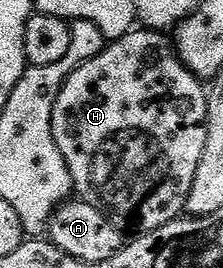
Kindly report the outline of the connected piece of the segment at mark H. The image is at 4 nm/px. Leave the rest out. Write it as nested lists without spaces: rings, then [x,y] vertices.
[[[135,28],[123,38],[112,41],[97,56],[93,56],[93,60],[81,64],[81,68],[71,73],[69,80],[65,80],[53,108],[53,136],[57,148],[61,148],[61,156],[65,156],[74,193],[82,201],[93,204],[93,208],[100,210],[118,230],[124,232],[150,232],[175,221],[186,211],[189,192],[193,188],[193,176],[197,176],[197,164],[201,164],[201,152],[205,152],[207,95],[204,83],[179,59],[179,51],[166,33]]]

